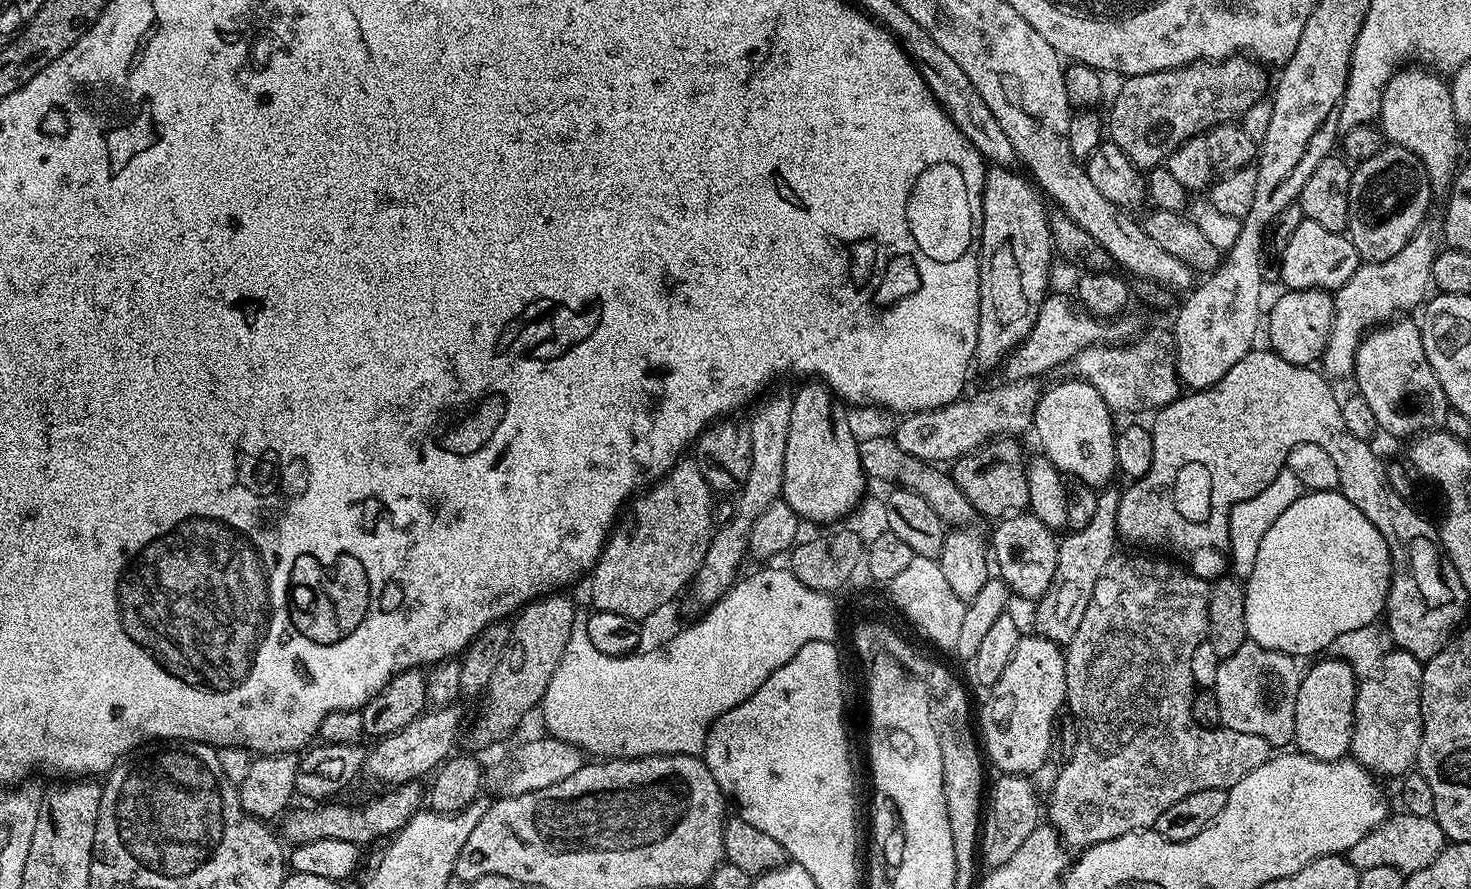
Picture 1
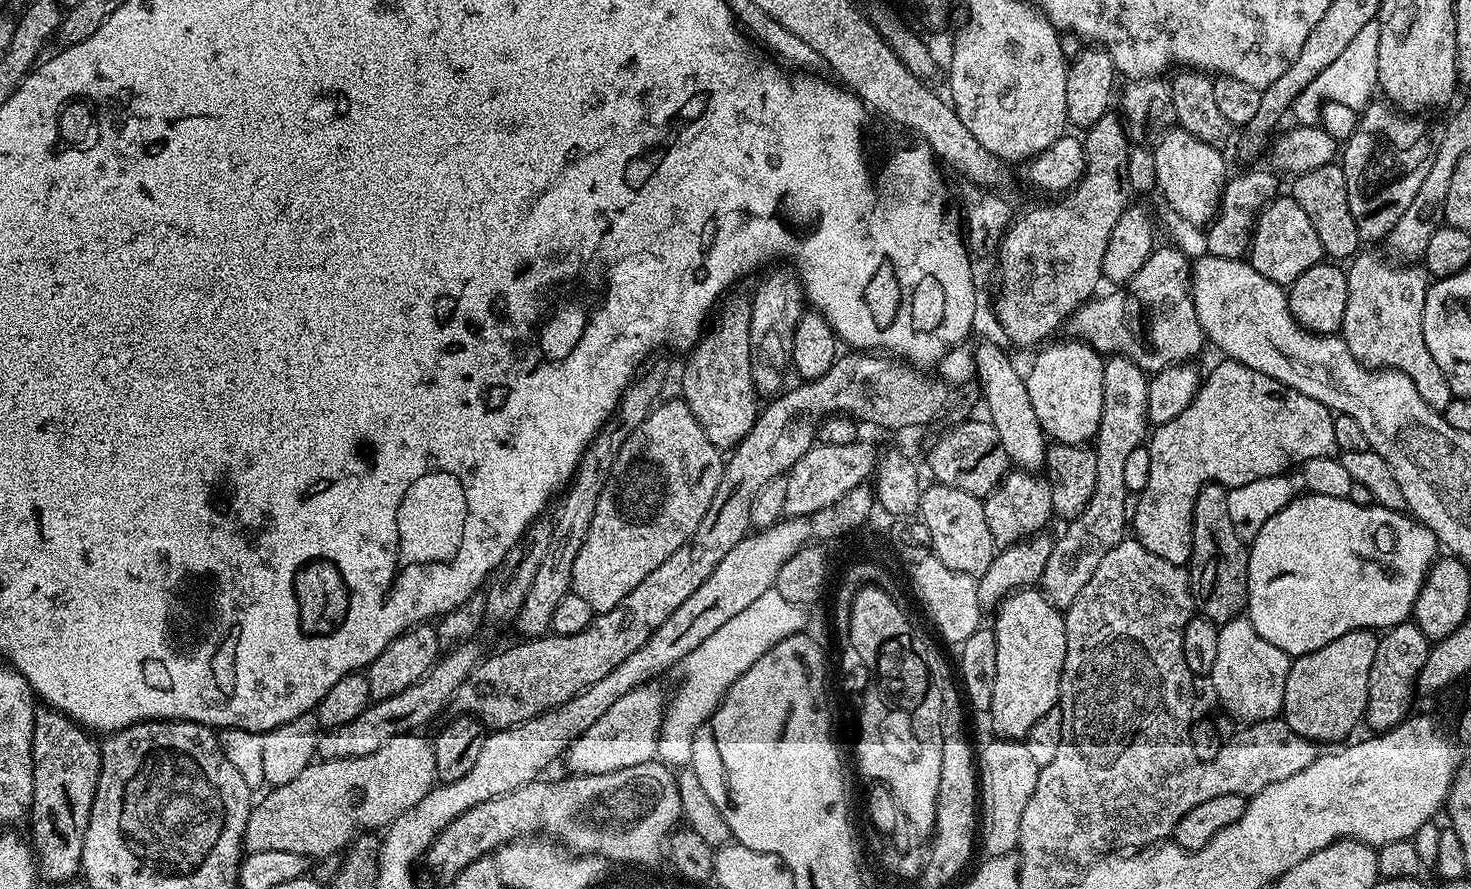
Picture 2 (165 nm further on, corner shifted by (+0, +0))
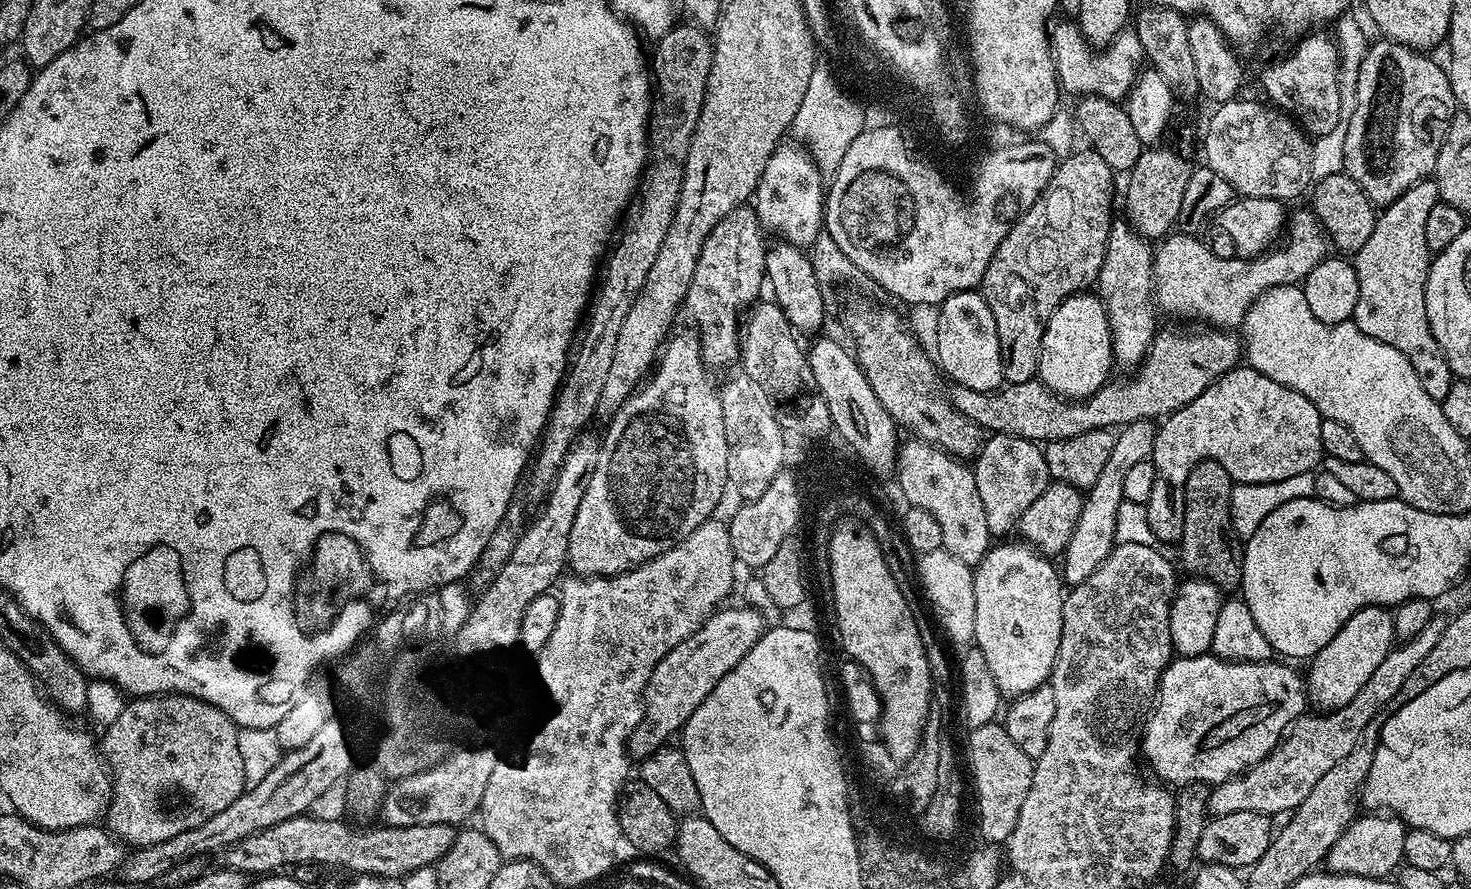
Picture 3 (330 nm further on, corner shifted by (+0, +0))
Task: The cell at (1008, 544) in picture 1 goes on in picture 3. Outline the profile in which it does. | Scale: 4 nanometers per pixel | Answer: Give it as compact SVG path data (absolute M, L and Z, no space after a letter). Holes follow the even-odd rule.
M1005 432L989 435L981 444L980 451L974 457L974 471L978 482L978 495L981 496L982 506L986 509L986 526L990 526L993 538L1007 537L1004 535L1019 525L1022 514L1026 514L1026 509L1038 499L1038 494L1042 494L1042 490L1046 490L1050 483L1043 447L1037 441L1018 438Z

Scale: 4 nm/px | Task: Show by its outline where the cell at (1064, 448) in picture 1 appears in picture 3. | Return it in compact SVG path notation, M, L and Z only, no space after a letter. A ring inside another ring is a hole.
M1077 294L1066 298L1046 322L1040 343L1038 379L1059 396L1085 400L1108 383L1108 371L1113 371L1113 368L1110 322L1099 295Z

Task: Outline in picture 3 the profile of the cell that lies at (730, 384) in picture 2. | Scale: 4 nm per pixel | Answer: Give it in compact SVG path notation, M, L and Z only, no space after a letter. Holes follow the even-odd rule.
M741 206L730 210L730 214L710 230L702 254L698 254L694 278L683 307L686 312L688 308L696 323L694 328L700 337L700 357L709 369L728 368L739 361L742 313L761 299L760 291L766 288L765 251L766 236L756 217L755 207Z

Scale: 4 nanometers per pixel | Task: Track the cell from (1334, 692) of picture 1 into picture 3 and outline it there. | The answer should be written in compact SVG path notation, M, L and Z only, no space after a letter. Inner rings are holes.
M1367 604L1355 612L1346 626L1342 626L1342 630L1338 630L1338 634L1334 634L1334 638L1330 638L1330 642L1326 642L1326 646L1322 646L1307 665L1306 687L1311 707L1325 713L1349 704L1358 690L1370 682L1370 674L1382 666L1386 654L1392 651L1397 640L1395 618L1387 607Z

